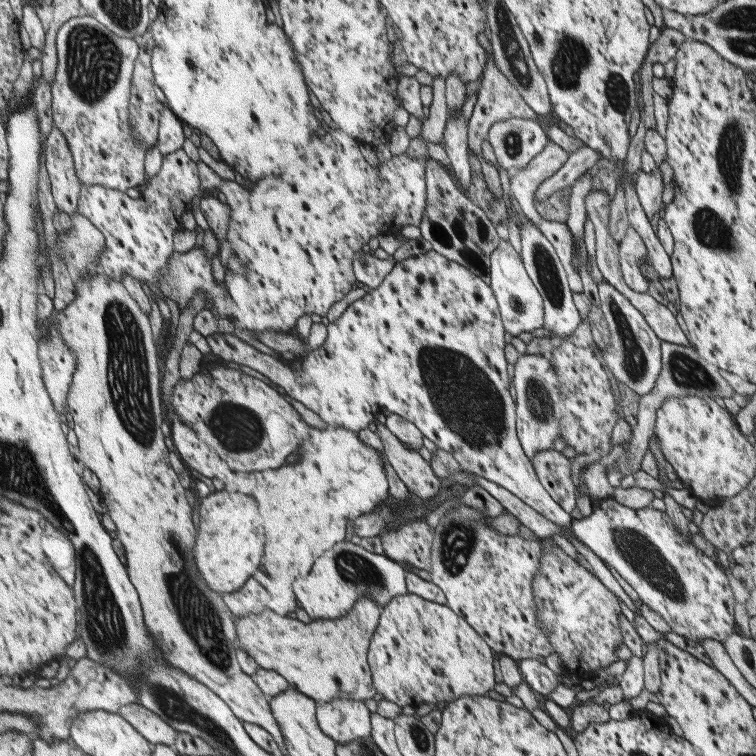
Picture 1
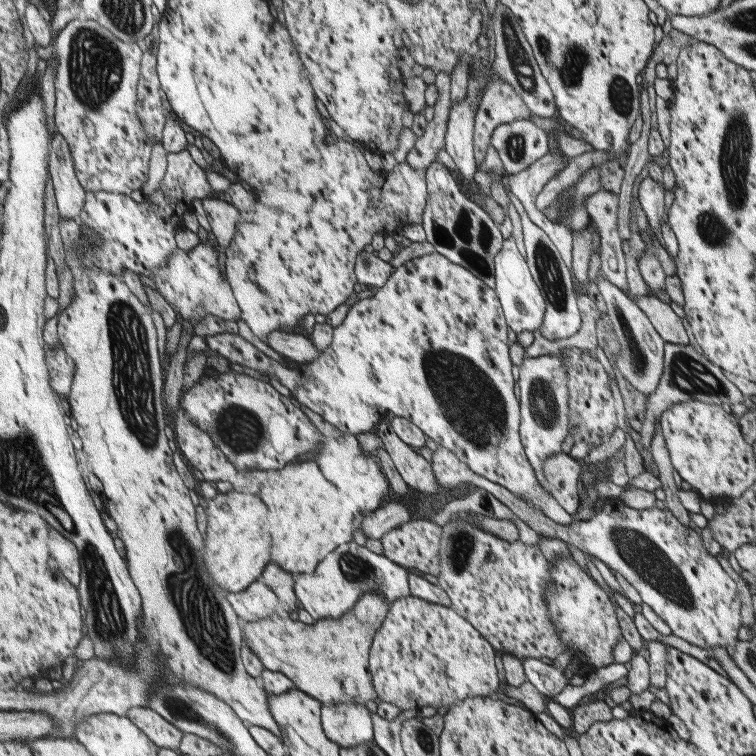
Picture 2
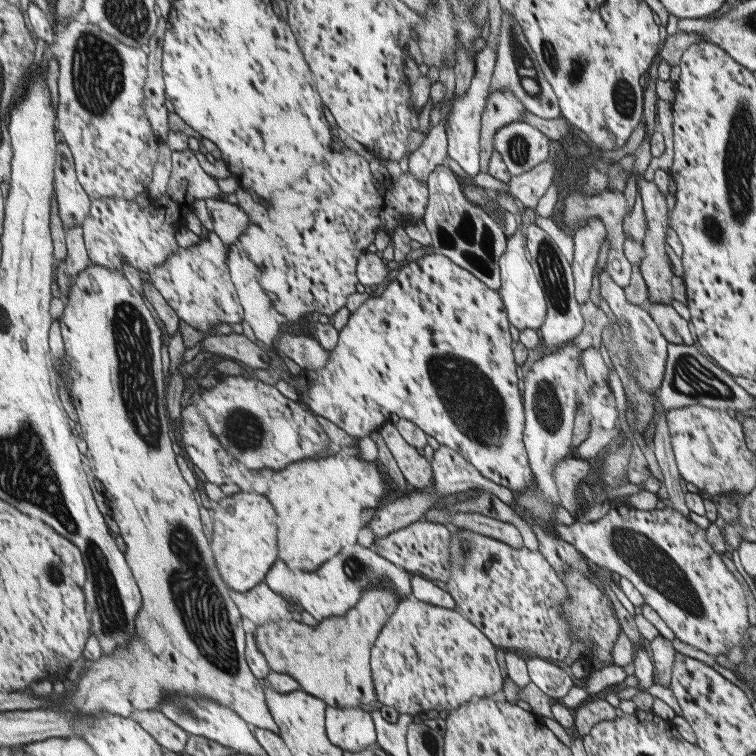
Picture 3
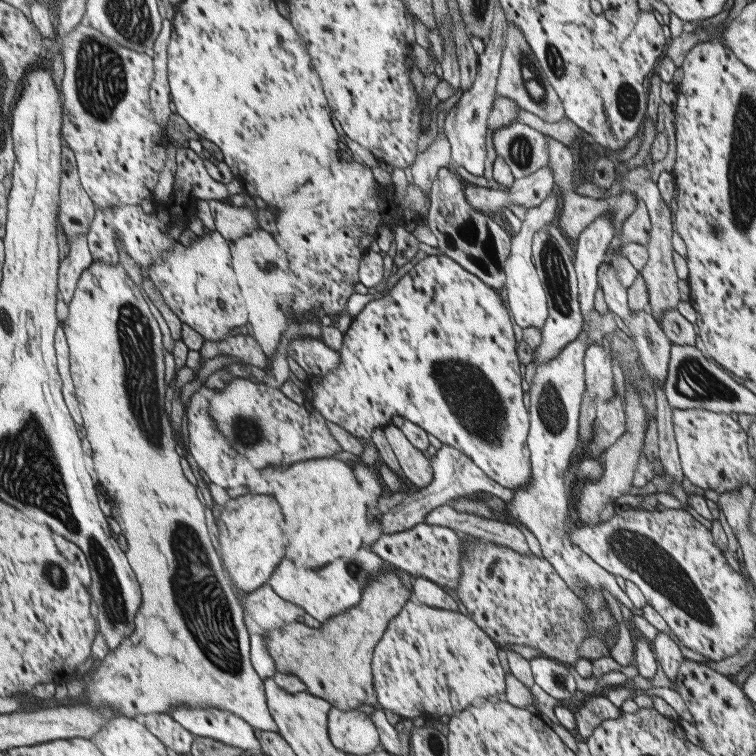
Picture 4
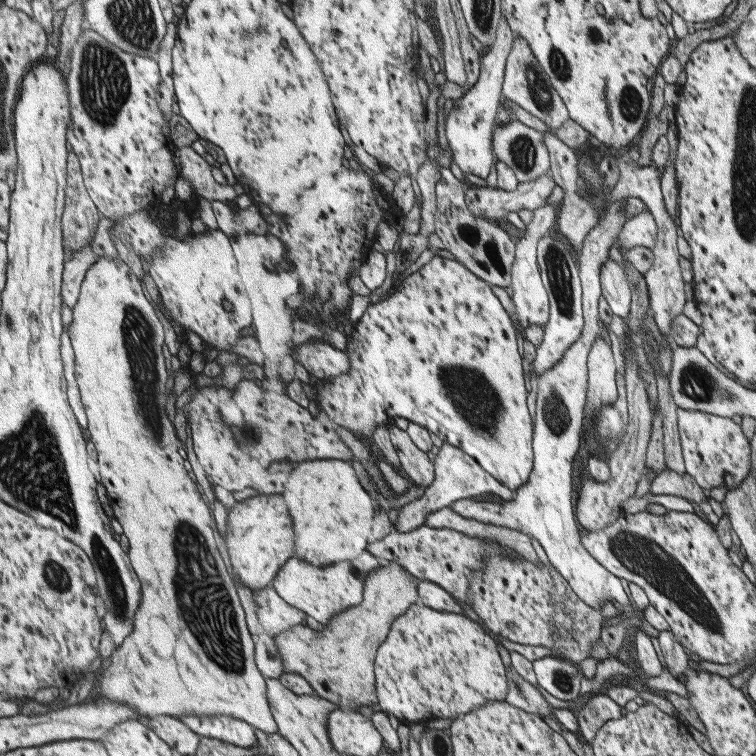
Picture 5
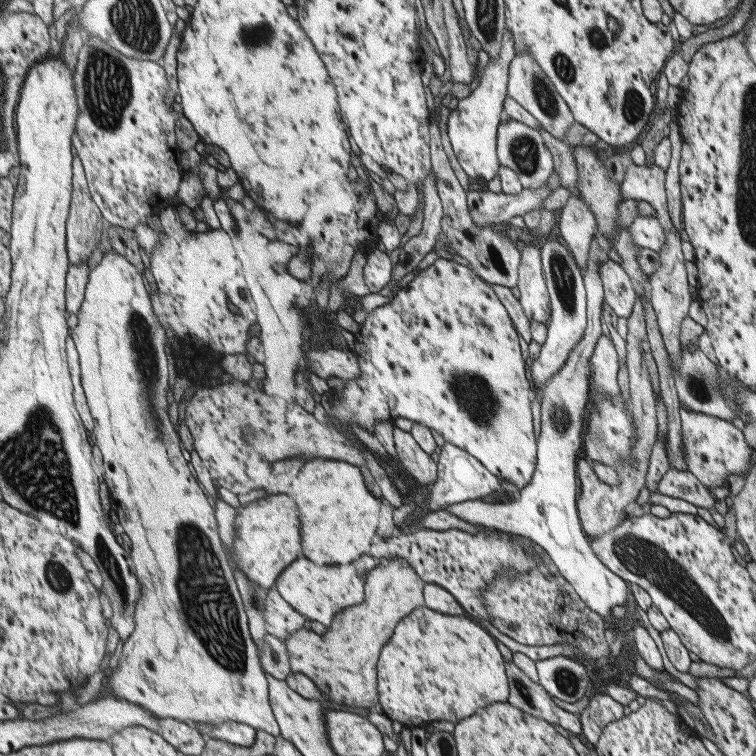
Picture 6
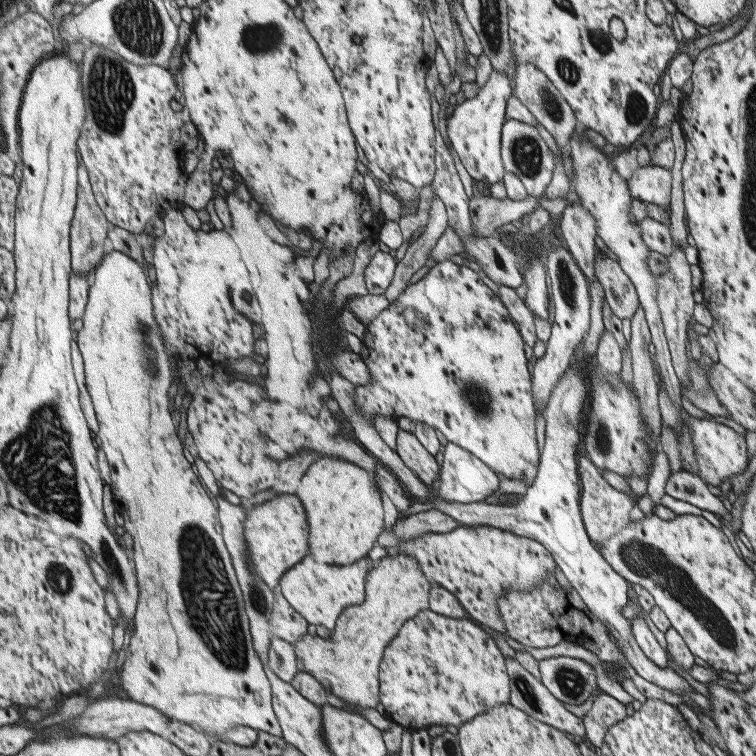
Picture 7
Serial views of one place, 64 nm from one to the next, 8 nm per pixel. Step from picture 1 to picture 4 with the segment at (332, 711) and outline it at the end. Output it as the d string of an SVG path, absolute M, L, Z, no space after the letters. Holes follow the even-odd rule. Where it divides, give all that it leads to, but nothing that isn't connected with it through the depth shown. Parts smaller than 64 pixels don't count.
M331 708L326 719L326 728L334 747L346 754L370 754L380 741L377 738L378 732L375 732L371 724L370 715L357 708L347 711Z

